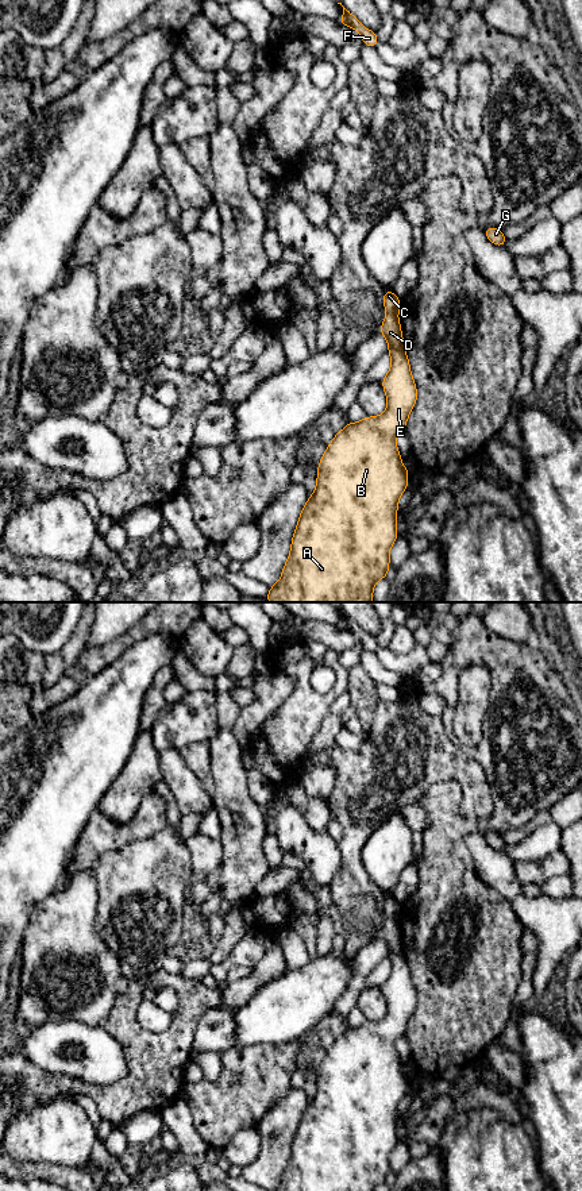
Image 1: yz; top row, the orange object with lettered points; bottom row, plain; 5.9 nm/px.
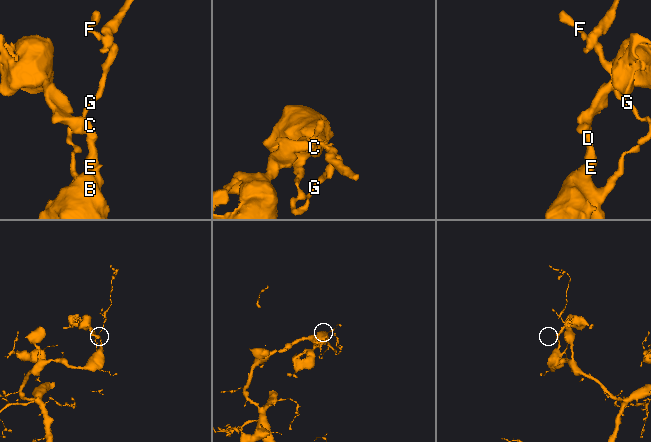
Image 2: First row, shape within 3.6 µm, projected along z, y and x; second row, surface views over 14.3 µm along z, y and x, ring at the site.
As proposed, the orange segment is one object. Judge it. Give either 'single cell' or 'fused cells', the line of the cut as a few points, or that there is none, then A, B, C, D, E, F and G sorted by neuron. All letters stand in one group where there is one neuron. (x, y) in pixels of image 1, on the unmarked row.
fused cells; cut yz (388, 917), (396, 921); groups A B D E F G / C

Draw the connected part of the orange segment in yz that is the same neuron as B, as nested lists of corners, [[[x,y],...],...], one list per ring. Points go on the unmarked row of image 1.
[[[388,918],[379,937],[386,943],[389,948],[388,957],[392,963],[392,971],[386,982],[382,984],[381,990],[388,1002],[388,1014],[377,1022],[366,1021],[359,1028],[347,1028],[346,1032],[336,1038],[332,1047],[328,1049],[319,1071],[317,1071],[317,1087],[315,1098],[305,1107],[302,1117],[298,1122],[297,1133],[292,1142],[290,1160],[284,1171],[281,1184],[274,1191],[374,1191],[378,1184],[388,1183],[389,1155],[396,1146],[397,1138],[397,1111],[398,1103],[408,1092],[408,1079],[409,1075],[402,1071],[400,1056],[394,1047],[394,1041],[405,1034],[406,1025],[411,1015],[415,1013],[417,1005],[416,987],[411,980],[411,970],[405,959],[405,951],[402,945],[401,930],[396,920]]]

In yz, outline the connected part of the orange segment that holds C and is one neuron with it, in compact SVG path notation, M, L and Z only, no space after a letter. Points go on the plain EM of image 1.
M383 895L383 911L385 916L390 920L398 920L401 906L400 903L394 899L393 895Z

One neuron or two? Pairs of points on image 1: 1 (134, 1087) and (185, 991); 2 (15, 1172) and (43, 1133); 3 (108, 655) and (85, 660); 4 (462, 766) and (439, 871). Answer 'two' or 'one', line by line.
1: one
2: two
3: one
4: two

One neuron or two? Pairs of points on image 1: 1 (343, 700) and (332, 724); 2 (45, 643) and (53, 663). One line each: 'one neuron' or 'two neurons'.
1: one neuron
2: two neurons

